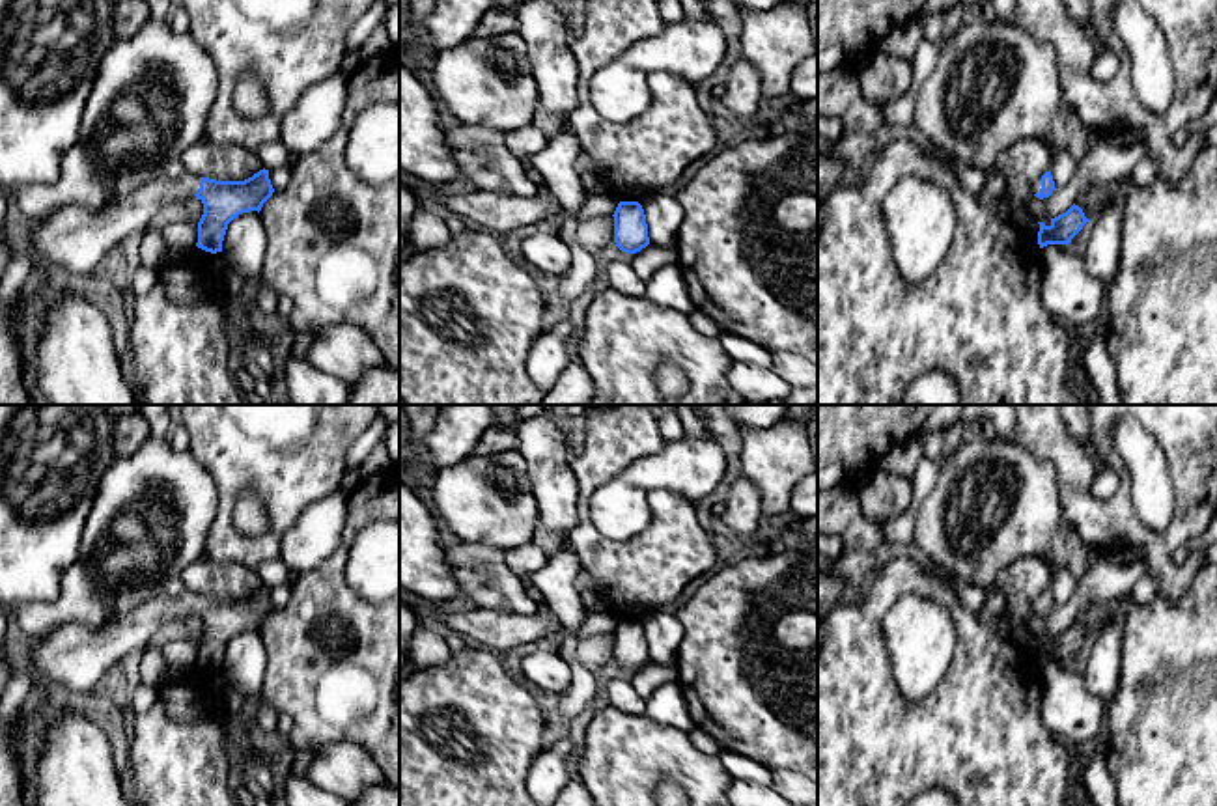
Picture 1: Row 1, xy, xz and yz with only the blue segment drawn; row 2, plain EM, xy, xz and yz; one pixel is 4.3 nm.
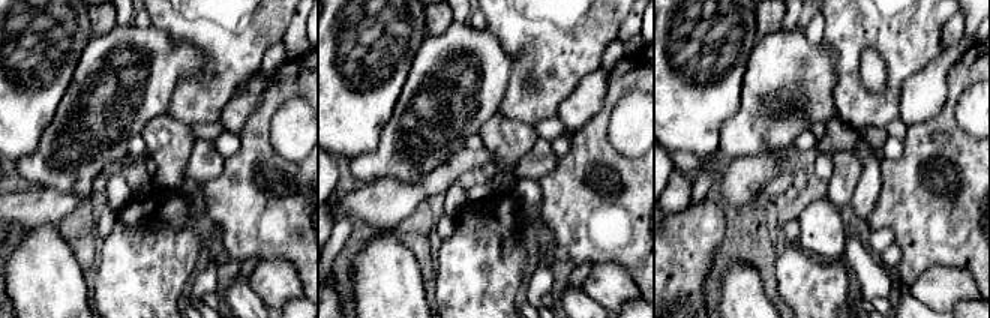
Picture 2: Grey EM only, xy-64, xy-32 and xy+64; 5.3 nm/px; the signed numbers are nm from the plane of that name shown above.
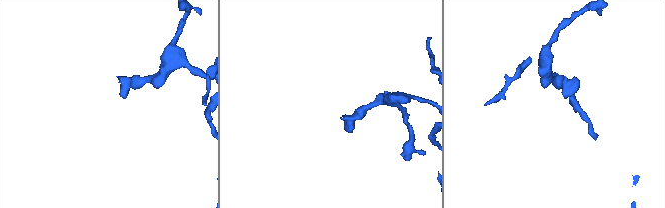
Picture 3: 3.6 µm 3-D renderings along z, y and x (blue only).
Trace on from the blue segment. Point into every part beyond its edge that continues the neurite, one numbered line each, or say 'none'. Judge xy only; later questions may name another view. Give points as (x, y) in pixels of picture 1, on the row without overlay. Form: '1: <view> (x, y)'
1: xy (75, 657)

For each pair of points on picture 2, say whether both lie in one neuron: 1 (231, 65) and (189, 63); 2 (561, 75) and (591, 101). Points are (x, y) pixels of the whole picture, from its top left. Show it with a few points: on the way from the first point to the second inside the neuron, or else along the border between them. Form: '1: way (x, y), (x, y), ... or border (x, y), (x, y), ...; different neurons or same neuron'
1: border (177, 41), (203, 54), (206, 69), (194, 83); different neurons
2: border (599, 66), (590, 71), (560, 104), (557, 116); different neurons

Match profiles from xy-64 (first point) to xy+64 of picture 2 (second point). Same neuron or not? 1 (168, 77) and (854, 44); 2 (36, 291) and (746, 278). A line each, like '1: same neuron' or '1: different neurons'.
1: different neurons
2: same neuron

